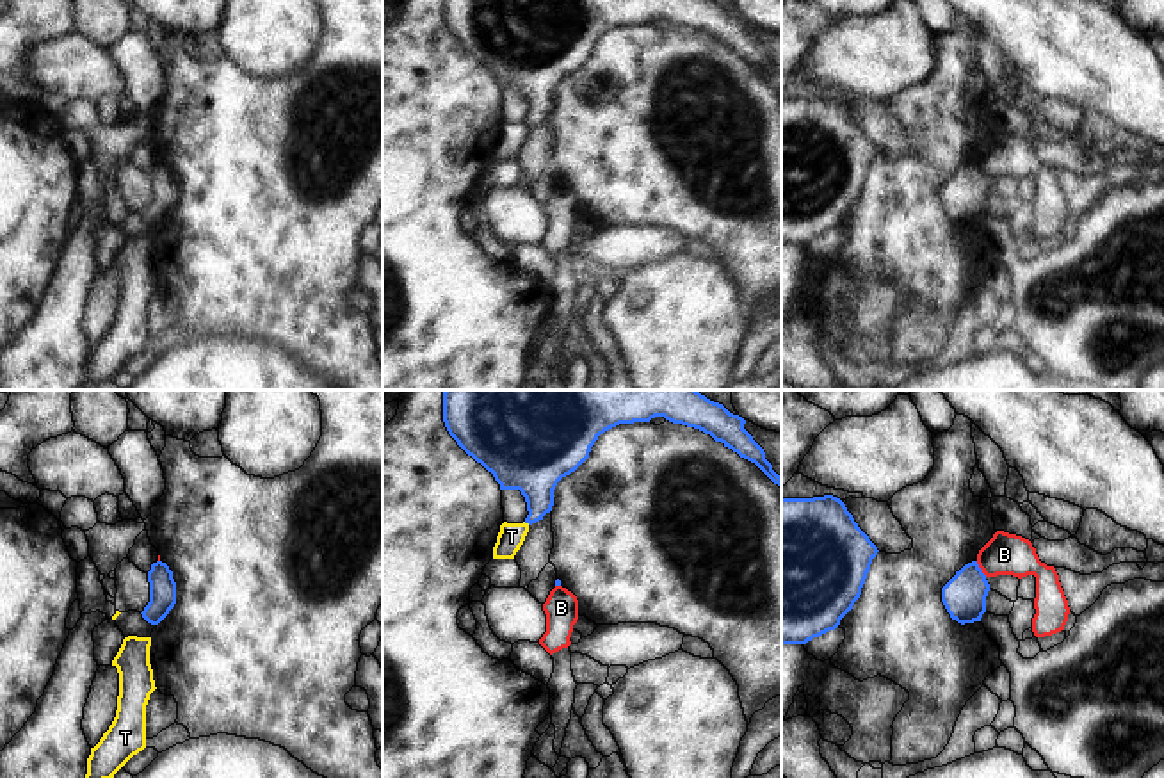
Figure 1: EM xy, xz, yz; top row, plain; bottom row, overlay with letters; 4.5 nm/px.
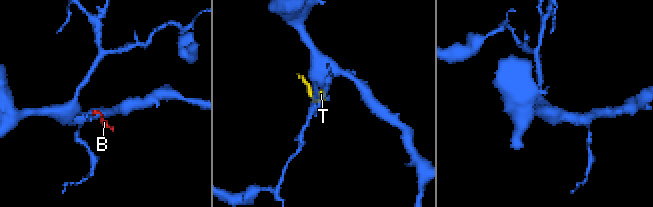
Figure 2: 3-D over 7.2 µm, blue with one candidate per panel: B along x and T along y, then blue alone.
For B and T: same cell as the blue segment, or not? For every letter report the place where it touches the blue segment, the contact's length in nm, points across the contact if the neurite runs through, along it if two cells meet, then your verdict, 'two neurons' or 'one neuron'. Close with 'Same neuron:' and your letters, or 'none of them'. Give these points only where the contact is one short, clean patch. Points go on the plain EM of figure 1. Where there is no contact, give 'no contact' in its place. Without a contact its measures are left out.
B: contact yz (979, 170); length 90 nm; border yz (976, 162), (986, 177); two neurons
T: contact xz (527, 123); length 30 nm; border xz (524, 123), (529, 125); two neurons
Same neuron: none of them

